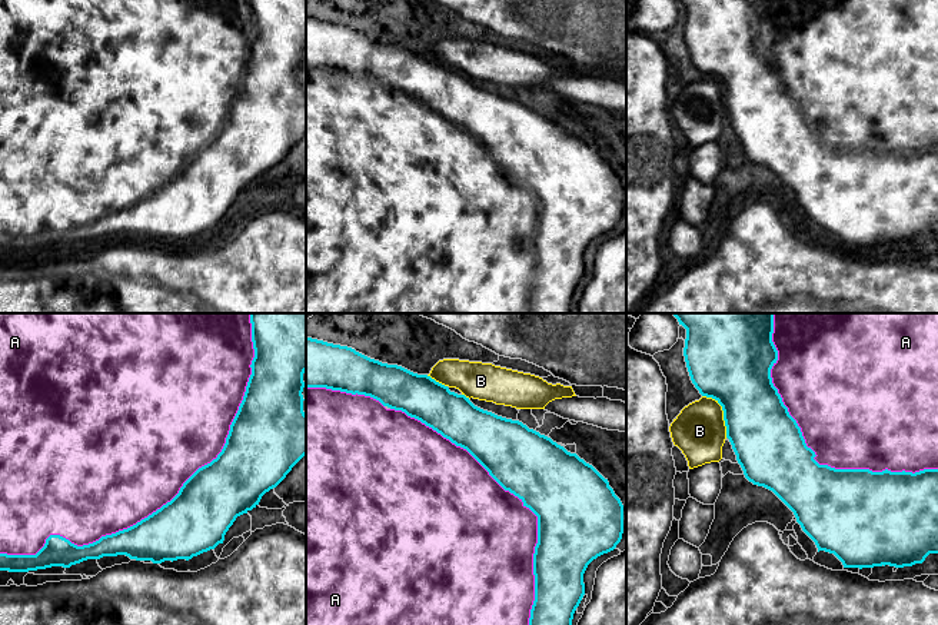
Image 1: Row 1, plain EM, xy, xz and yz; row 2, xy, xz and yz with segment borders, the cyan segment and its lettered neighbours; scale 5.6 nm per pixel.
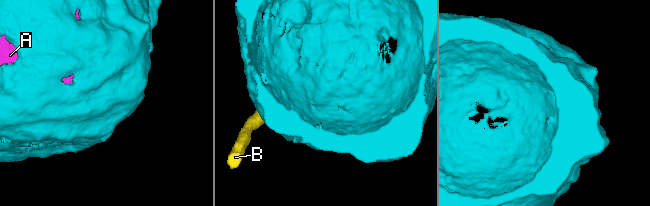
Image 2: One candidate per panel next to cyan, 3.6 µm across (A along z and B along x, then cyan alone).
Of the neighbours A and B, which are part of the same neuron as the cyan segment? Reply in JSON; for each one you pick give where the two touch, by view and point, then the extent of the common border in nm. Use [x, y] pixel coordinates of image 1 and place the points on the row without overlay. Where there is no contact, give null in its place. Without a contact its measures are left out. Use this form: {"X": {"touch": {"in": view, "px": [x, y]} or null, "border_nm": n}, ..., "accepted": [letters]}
{"A": {"touch": {"in": "xy", "px": [178, 173]}, "border_nm": 1900}, "accepted": ["A"]}

